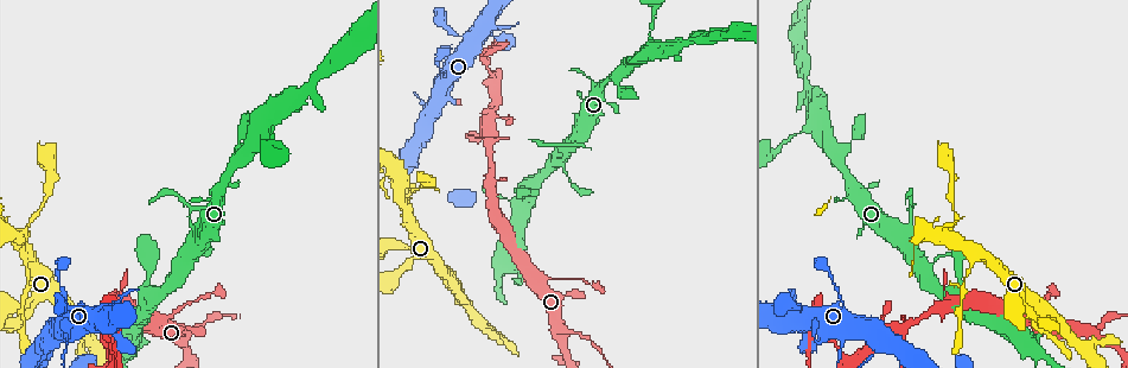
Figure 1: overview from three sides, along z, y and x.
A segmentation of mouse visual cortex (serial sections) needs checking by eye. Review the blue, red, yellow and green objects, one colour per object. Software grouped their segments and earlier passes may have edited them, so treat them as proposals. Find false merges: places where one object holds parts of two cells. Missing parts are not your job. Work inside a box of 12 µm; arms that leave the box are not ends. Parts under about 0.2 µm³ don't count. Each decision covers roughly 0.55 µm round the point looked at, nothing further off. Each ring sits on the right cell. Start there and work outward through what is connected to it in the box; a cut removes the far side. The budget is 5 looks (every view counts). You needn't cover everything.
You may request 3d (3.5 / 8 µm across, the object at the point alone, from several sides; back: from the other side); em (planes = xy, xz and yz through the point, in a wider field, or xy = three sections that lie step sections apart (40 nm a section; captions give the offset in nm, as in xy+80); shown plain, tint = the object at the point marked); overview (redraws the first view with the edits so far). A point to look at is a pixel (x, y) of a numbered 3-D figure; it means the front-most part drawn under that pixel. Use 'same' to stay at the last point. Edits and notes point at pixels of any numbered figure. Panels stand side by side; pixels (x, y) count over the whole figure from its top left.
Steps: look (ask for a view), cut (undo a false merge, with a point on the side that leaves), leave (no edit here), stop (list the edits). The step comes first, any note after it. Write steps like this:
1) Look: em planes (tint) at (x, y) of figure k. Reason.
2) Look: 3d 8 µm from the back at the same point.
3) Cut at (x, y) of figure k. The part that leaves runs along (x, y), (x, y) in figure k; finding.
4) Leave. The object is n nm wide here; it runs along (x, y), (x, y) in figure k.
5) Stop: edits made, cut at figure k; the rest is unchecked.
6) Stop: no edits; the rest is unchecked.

Look: 3d 3.5 µm at (64, 349) of figure 1. Thick turns thin.

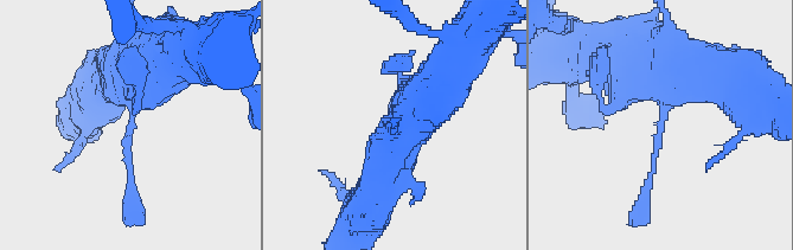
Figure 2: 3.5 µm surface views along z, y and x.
Look: em xy step 2 (tint) at (131, 120) of figure 2. Shape alone is not enough.

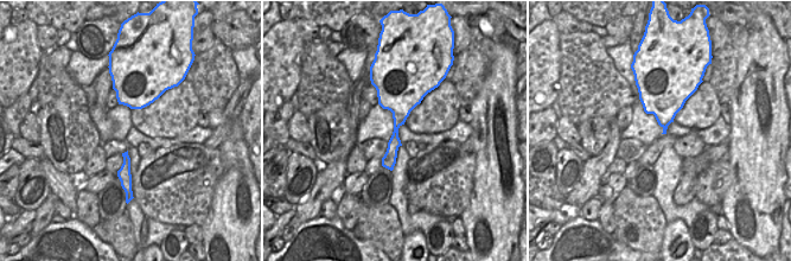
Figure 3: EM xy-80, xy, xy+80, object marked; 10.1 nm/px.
Leave. The object is 190 nm wide here; it runs along (648, 51), (666, 69), (651, 174) in figure 2; one cell here.

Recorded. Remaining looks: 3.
Look: 3d 3.5 µm at (490, 130) of figure 1.

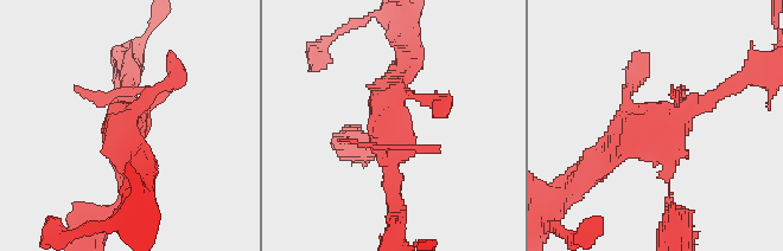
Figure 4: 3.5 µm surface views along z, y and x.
Look: em xy step 3 (tint) at (664, 144) of figure 4. Shape alone is not enough.

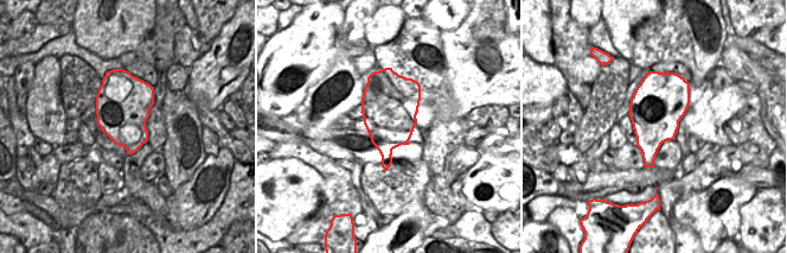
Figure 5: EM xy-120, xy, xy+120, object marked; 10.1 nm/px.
Leave. It runs along (733, 88), (603, 158) in figure 4; continuous, no second cell.

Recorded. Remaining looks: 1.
Stop: no edits; the rest is unchecked.

